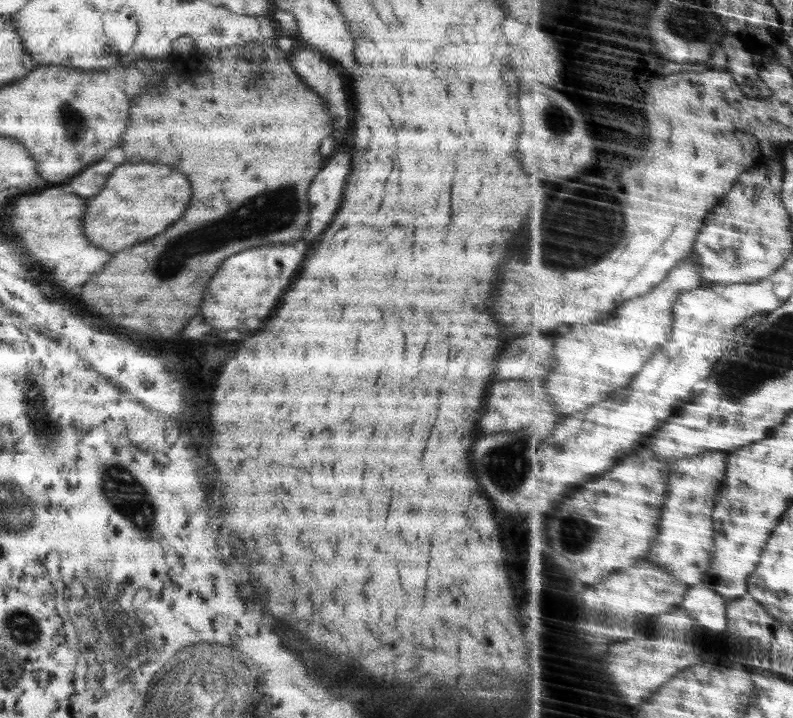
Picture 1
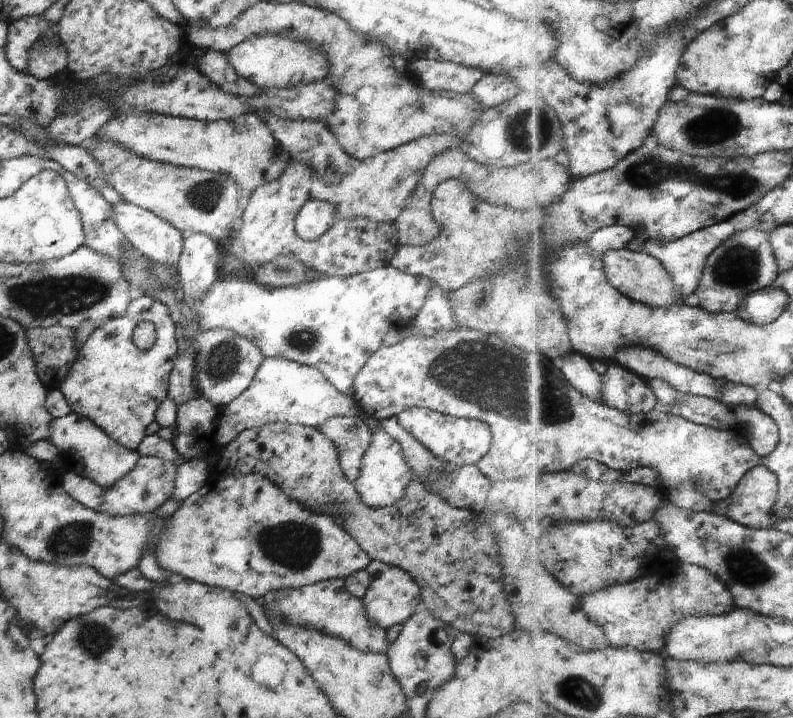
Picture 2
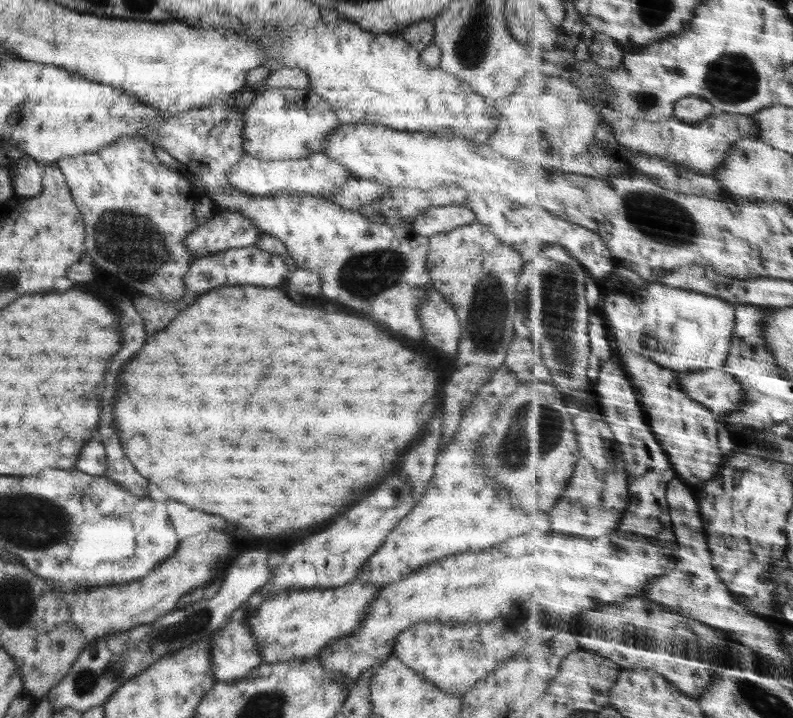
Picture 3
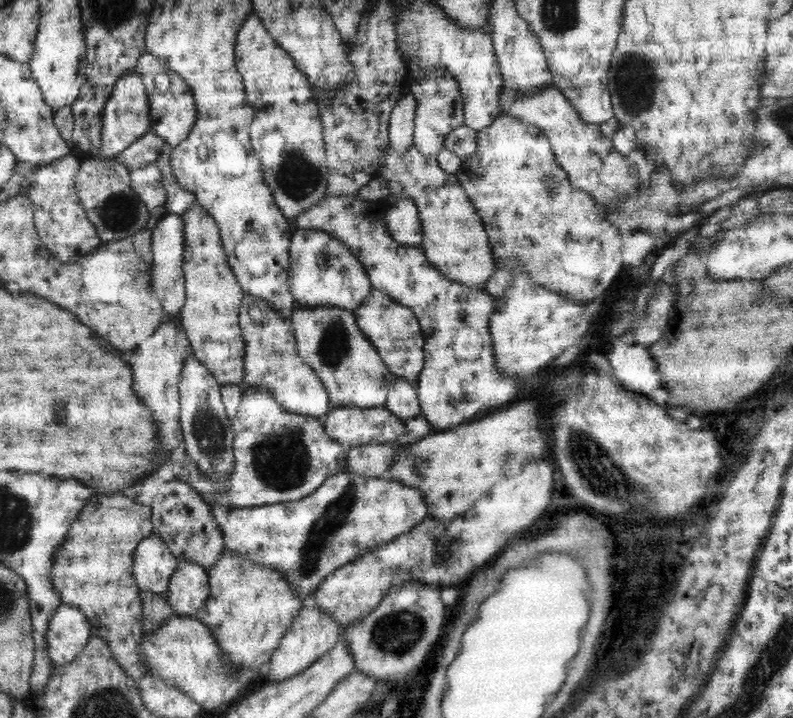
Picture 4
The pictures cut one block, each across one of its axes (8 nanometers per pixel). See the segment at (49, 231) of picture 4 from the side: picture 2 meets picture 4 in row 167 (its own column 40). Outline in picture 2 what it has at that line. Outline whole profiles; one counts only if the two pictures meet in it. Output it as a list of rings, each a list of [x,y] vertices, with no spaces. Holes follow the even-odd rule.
[[[58,39],[33,42],[27,59],[26,72],[37,79],[51,79],[67,72],[67,52]]]

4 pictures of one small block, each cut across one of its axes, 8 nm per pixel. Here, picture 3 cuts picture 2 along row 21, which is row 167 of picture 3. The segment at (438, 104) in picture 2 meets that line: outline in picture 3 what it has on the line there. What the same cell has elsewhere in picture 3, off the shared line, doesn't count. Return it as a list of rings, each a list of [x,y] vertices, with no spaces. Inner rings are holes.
[[[321,152],[313,153],[304,159],[287,159],[280,161],[264,161],[244,154],[237,164],[231,166],[227,172],[227,184],[235,187],[239,192],[256,196],[269,196],[275,193],[297,193],[311,195],[327,200],[329,193],[343,187],[343,181],[351,174],[339,166],[335,160],[329,160]]]

